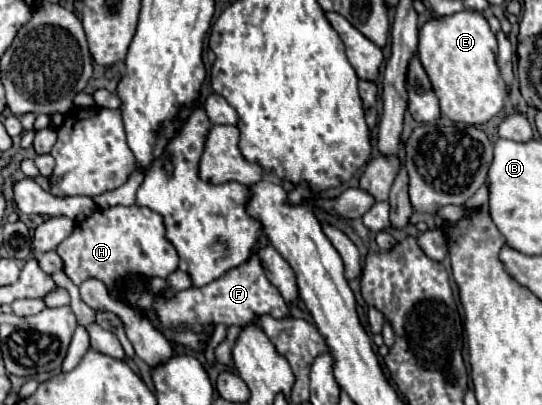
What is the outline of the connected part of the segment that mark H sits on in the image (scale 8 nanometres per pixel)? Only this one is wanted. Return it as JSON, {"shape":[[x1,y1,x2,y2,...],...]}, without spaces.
{"shape":[[123,207,97,209,83,223,77,223,75,231,57,247,57,255,63,259,63,271,75,285,81,285,89,277,105,281,109,289,127,291,131,277,167,277,177,269,179,257,173,245,165,239,163,217,149,207]]}

